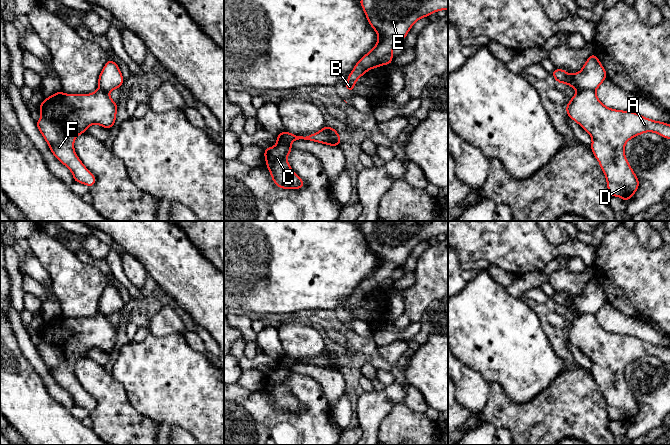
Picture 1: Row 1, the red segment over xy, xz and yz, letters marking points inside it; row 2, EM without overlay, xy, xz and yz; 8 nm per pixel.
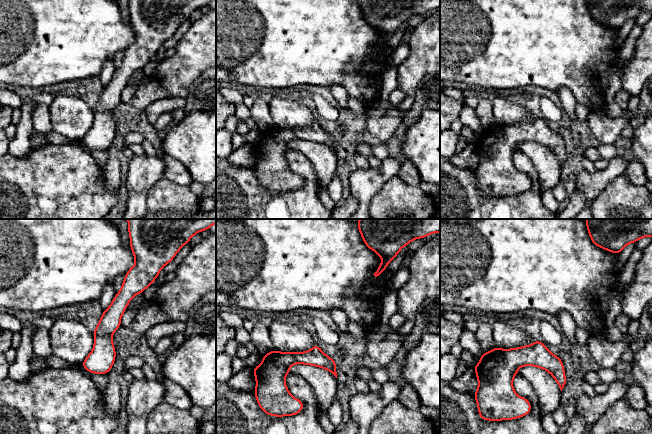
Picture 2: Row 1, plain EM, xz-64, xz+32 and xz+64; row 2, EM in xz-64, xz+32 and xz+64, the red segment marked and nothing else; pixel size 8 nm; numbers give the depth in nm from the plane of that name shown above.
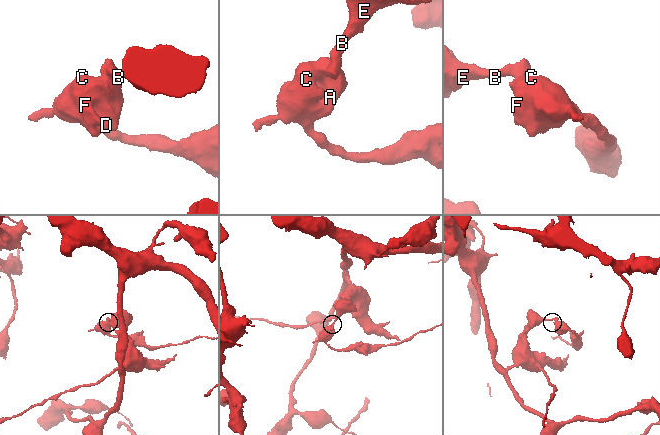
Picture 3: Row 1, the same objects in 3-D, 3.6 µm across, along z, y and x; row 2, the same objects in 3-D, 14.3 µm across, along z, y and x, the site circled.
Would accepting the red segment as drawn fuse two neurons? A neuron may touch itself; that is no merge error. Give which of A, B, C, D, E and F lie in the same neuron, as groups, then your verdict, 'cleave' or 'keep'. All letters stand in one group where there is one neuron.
A C D F / B E | cleave

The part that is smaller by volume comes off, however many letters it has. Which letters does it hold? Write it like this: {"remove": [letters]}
{"remove": ["A", "C", "D", "F"]}

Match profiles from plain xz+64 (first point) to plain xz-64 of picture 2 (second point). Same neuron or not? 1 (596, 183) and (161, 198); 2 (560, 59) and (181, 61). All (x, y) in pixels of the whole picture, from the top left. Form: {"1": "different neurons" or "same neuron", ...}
{"1": "different neurons", "2": "different neurons"}

